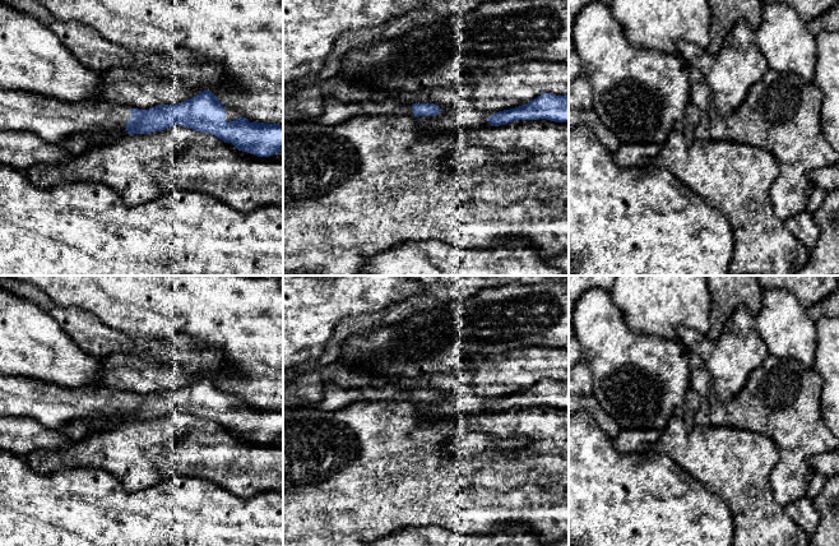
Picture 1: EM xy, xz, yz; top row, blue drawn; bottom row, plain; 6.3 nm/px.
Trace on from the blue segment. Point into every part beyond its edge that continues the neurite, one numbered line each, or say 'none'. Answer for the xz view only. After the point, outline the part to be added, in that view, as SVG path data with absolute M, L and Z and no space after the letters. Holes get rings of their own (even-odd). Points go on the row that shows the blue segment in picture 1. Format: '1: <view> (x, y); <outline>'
1: xz (334, 111); M394 97L381 102L340 102L328 98L323 112L314 121L321 125L337 125L358 116L411 116L414 117L412 105L399 105Z

